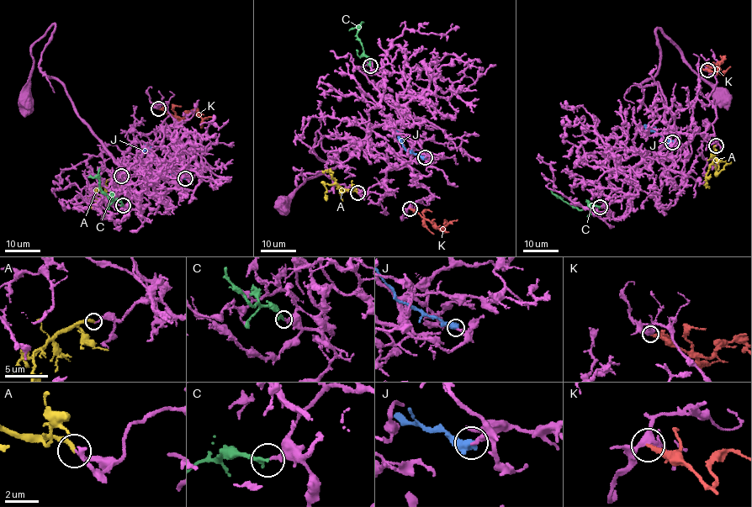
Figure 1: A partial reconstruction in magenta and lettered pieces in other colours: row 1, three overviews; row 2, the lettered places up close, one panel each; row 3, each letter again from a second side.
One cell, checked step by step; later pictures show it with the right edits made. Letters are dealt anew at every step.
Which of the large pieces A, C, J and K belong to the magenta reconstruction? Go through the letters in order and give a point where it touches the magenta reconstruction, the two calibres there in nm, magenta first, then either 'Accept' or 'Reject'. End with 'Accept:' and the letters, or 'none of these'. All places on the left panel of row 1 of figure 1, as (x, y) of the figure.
A: Touches magenta at (121, 176). Thickness 130 nm (magenta) against 280 nm. Reject
C: Touches magenta at (123, 205). Thickness 240 nm (magenta) against 240 nm. Accept
J: Touches magenta at (185, 178). Thickness 280 nm (magenta) against 550 nm. Reject
K: Touches magenta at (158, 108). Thickness 360 nm (magenta) against 240 nm. Reject
Accept: C

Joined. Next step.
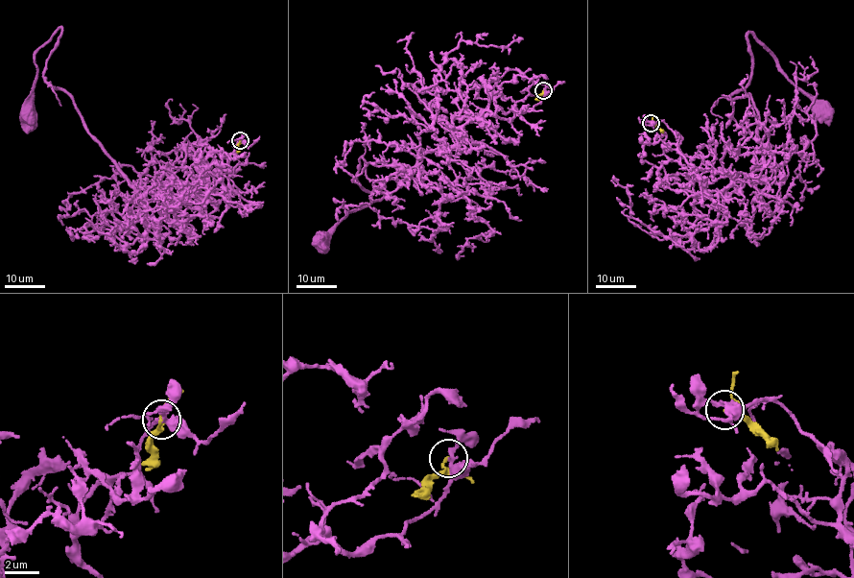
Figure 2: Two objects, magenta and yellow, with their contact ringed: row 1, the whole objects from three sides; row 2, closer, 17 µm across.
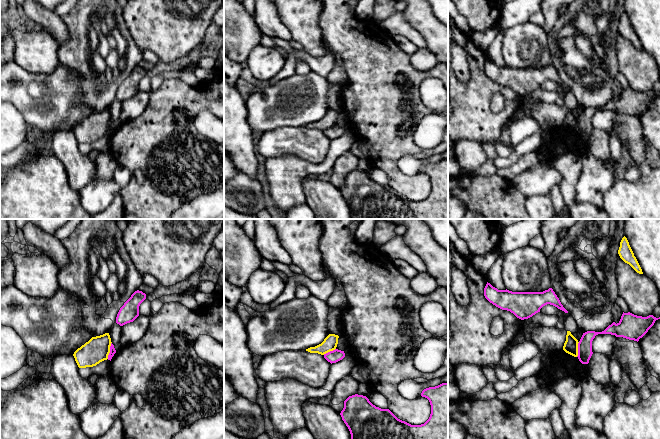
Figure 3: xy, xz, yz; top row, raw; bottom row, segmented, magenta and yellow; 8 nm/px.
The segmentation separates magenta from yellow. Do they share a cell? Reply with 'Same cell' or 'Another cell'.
Another cell

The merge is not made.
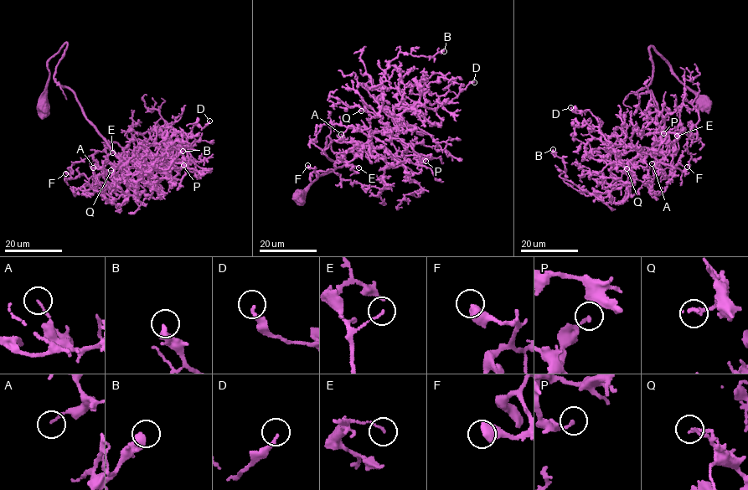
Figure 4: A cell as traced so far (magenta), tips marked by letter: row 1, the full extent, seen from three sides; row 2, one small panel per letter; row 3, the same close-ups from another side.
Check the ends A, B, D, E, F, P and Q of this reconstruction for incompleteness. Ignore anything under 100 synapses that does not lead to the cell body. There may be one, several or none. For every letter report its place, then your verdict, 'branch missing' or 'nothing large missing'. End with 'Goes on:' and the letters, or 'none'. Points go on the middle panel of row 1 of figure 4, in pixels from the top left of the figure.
A: place (341, 134); nothing large missing
B: place (444, 51); nothing large missing
D: place (474, 82); nothing large missing
E: place (358, 167); nothing large missing
F: place (307, 165); nothing large missing
P: place (425, 161); nothing large missing
Q: place (361, 110); nothing large missing
Goes on: none

